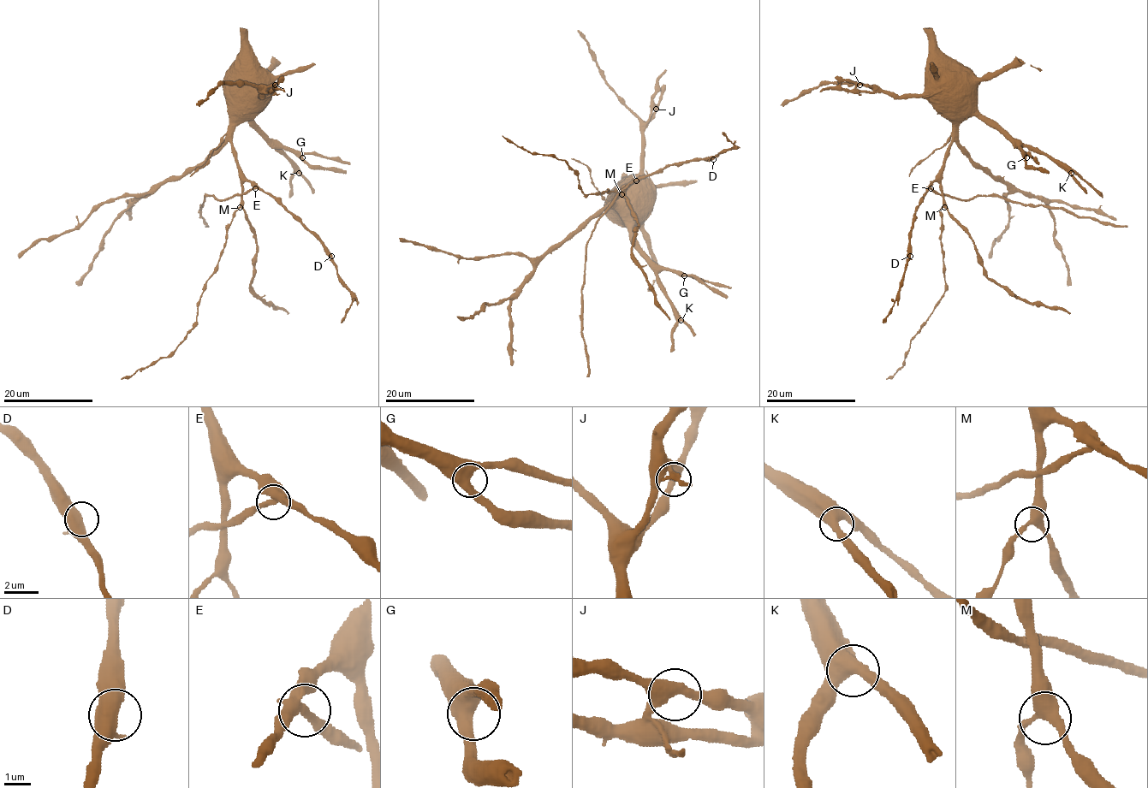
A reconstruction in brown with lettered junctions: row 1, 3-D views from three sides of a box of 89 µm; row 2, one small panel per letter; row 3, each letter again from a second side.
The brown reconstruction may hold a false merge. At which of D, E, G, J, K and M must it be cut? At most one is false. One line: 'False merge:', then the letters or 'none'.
False merge: E

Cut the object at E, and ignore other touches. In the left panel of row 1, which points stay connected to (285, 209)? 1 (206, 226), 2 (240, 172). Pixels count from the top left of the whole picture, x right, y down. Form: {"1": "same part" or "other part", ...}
{"1": "other part", "2": "same part"}

